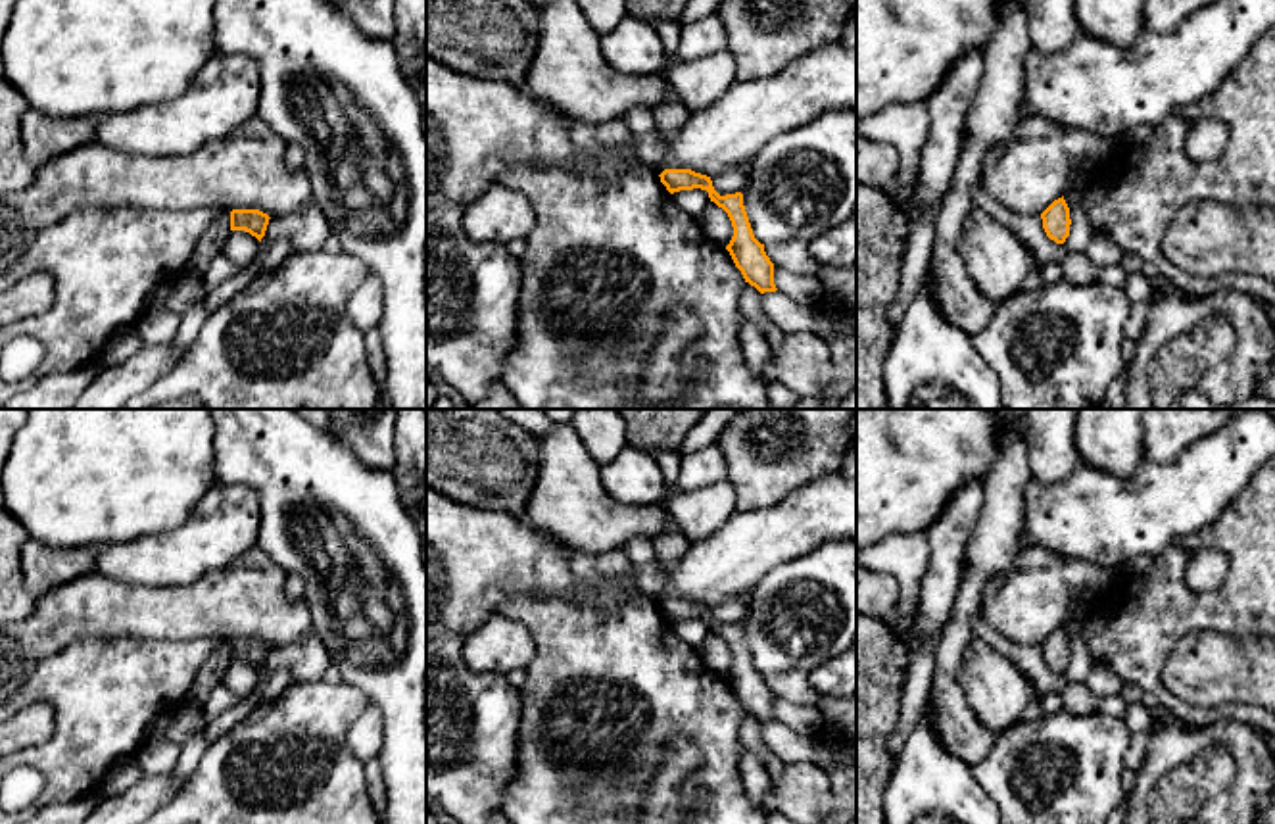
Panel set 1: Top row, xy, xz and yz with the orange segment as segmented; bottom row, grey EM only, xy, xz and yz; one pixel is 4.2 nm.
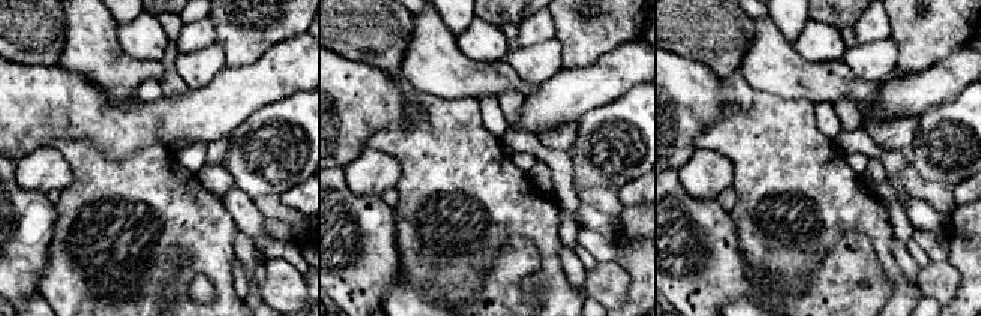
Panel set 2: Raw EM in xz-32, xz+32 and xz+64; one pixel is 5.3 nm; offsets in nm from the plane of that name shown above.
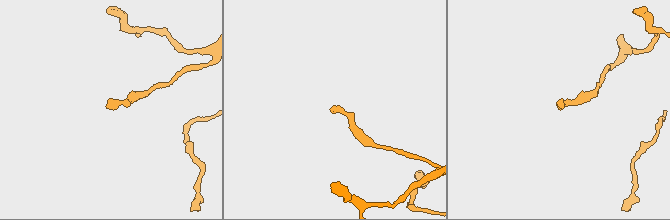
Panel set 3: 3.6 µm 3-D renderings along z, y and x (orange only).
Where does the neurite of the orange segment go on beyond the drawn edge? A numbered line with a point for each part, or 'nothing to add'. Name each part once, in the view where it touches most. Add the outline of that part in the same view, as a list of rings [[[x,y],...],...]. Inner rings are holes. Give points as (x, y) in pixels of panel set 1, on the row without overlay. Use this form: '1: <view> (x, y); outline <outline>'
nothing to add

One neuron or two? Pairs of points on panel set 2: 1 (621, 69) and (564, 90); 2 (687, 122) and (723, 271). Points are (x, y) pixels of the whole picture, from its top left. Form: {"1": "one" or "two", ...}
{"1": "one", "2": "two"}

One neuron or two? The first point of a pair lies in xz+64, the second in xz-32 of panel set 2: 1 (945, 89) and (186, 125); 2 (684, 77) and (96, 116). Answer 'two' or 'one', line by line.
1: one
2: one

